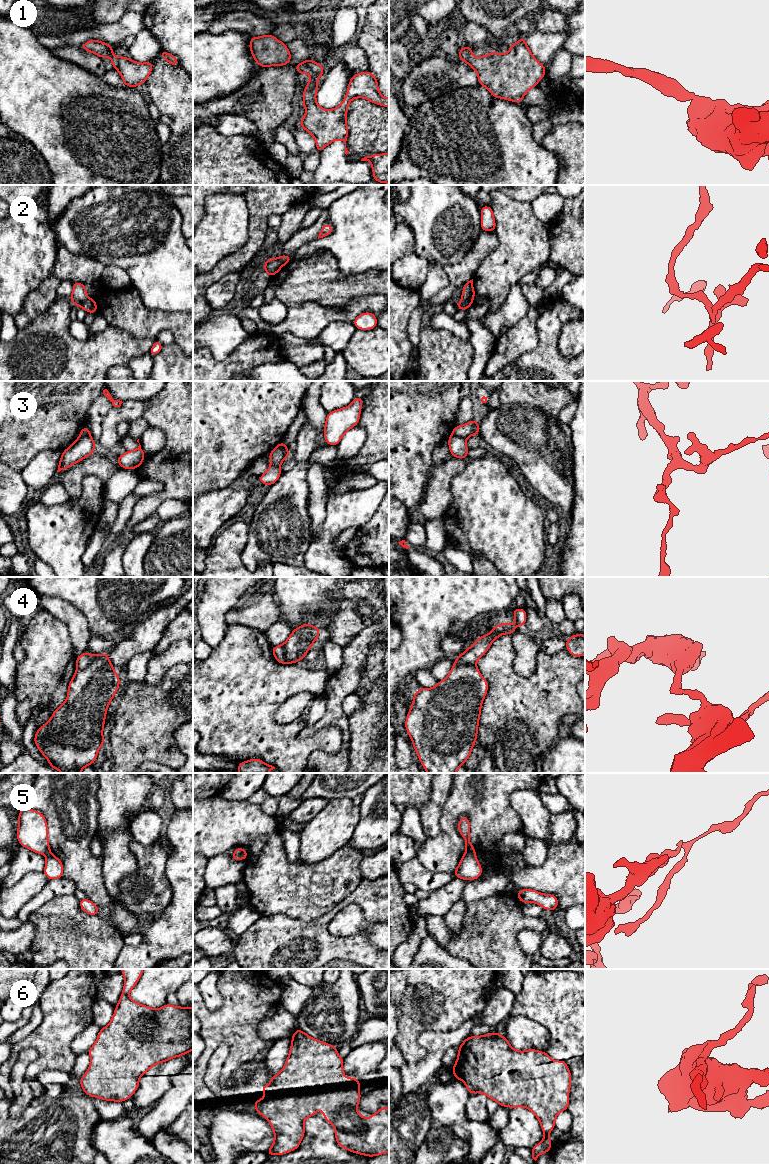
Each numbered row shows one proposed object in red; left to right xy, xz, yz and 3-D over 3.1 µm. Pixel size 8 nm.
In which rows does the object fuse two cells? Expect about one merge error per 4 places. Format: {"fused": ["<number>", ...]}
{"fused": ["2", "3", "4", "5"]}

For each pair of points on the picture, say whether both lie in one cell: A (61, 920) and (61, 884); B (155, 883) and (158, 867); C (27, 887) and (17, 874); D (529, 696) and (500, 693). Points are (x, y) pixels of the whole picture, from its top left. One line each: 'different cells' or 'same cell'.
A: different cells
B: same cell
C: different cells
D: same cell

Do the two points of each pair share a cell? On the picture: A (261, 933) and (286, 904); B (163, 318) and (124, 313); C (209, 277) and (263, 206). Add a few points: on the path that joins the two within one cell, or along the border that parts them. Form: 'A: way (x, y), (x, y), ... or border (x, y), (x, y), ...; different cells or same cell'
A: border (262, 915), (286, 914), (300, 920); different cells
B: way (153, 318), (134, 317); same cell
C: way (229, 264), (234, 263), (255, 242), (258, 226); same cell

